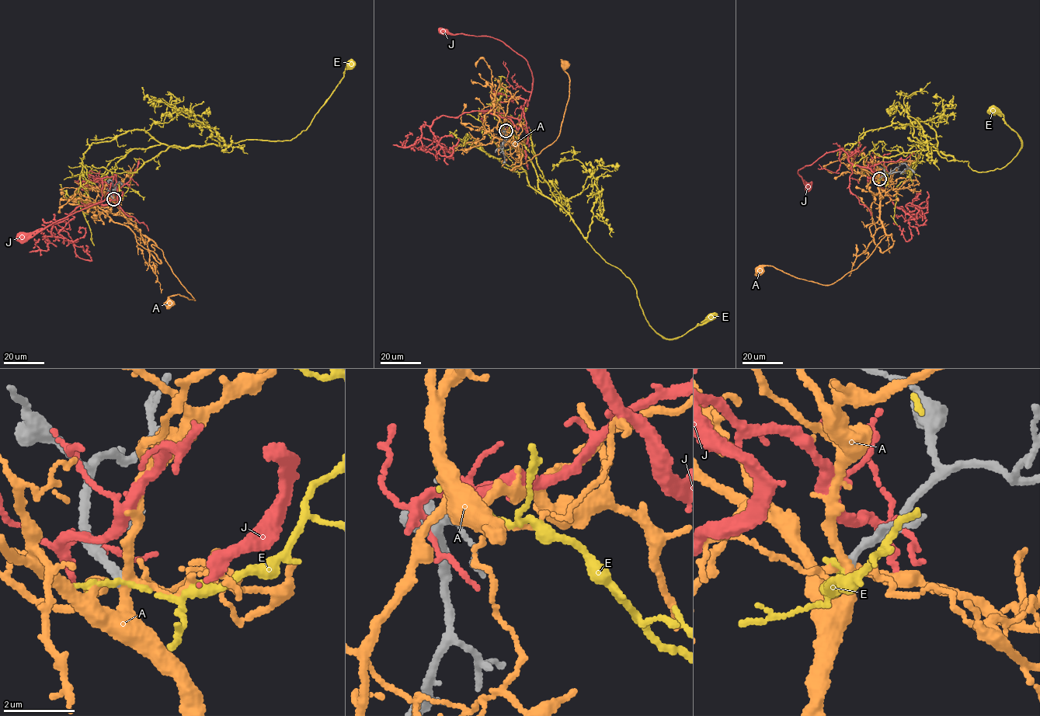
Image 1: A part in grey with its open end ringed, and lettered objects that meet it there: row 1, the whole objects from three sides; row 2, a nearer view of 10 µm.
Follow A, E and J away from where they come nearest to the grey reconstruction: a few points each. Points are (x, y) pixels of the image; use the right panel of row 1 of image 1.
A: (879, 178), (878, 216), (885, 236), (855, 269), (824, 285), (796, 278), (770, 265), (758, 270)
E: (879, 178), (884, 158), (931, 147), (979, 172), (1006, 166), (1021, 142), (993, 110)
J: (882, 176), (870, 168), (852, 164), (841, 149), (826, 152), (798, 169), (803, 180), (808, 182), (806, 187)

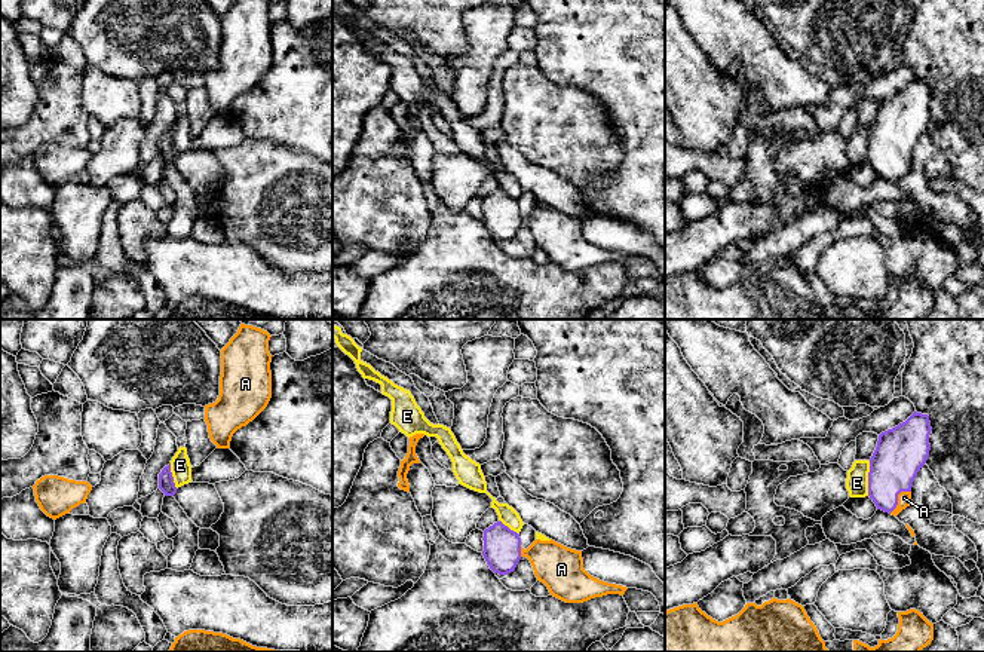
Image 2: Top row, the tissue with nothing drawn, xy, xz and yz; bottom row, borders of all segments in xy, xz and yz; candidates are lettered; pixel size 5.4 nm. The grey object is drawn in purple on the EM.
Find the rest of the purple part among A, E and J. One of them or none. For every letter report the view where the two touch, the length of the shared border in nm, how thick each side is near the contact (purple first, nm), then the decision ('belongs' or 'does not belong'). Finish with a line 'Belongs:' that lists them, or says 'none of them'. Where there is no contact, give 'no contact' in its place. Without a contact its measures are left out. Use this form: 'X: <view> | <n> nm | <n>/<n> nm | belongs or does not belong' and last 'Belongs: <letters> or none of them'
A: yz | 170 nm | 280/80 nm | belongs
E: yz | 190 nm | 280/130 nm | does not belong
J: no contact | does not belong
Belongs: A

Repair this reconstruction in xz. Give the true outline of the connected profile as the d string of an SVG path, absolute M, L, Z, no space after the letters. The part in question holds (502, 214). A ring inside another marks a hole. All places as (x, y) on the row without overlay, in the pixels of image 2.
M502 189L485 196L482 208L482 223L494 241L508 242L515 238L521 224L527 224L537 248L548 254L551 263L565 270L583 270L607 261L623 263L628 257L591 244L583 236L582 218L552 206L536 206L524 217L519 202Z

